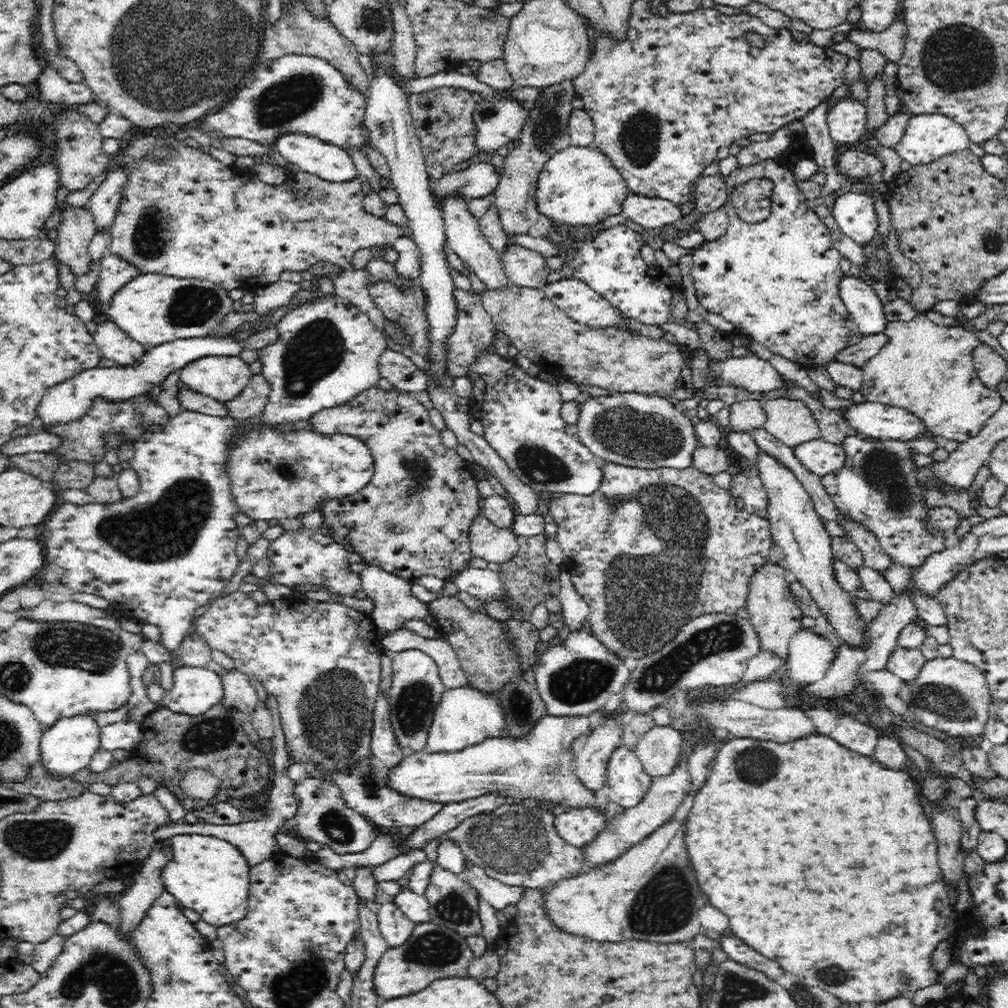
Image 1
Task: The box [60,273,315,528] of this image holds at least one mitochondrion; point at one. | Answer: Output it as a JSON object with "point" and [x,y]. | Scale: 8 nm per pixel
{"point":[191,306]}

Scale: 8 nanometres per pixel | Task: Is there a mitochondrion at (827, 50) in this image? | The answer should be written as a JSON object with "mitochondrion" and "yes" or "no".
{"mitochondrion":"no"}

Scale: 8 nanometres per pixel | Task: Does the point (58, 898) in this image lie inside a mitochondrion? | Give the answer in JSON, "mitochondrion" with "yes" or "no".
{"mitochondrion":"no"}

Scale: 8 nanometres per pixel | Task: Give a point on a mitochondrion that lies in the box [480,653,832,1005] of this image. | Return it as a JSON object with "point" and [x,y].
{"point":[665,905]}

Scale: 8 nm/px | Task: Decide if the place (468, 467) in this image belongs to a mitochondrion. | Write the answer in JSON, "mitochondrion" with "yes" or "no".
{"mitochondrion":"no"}

